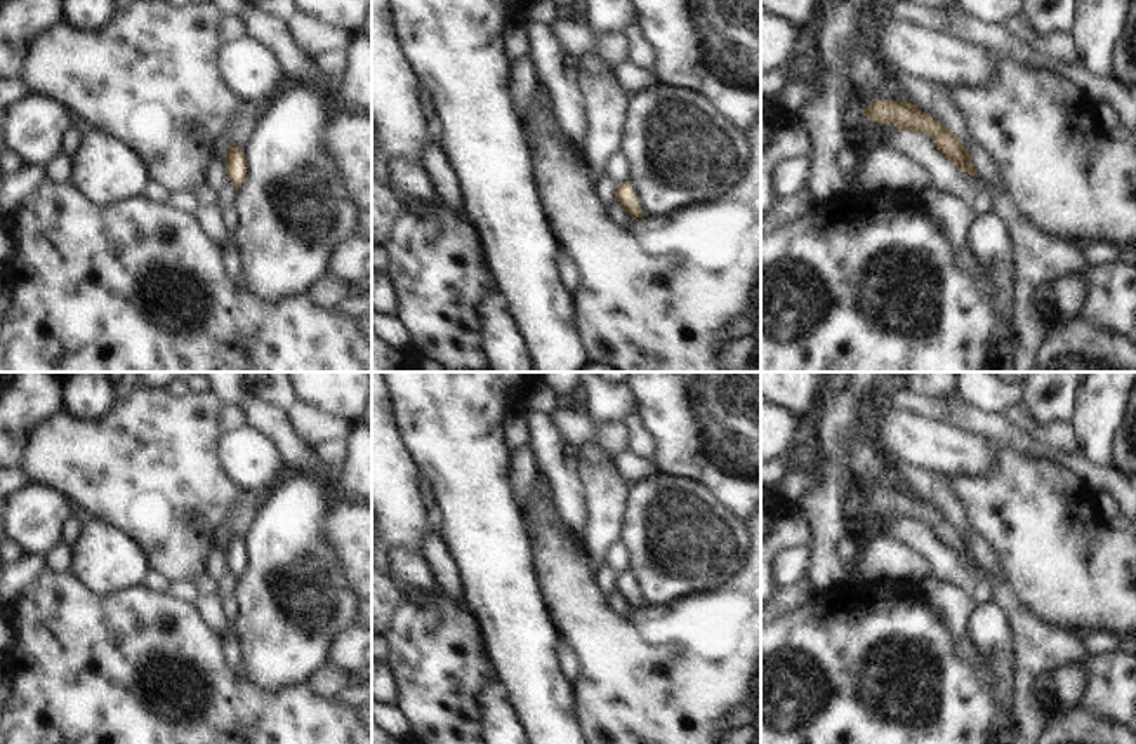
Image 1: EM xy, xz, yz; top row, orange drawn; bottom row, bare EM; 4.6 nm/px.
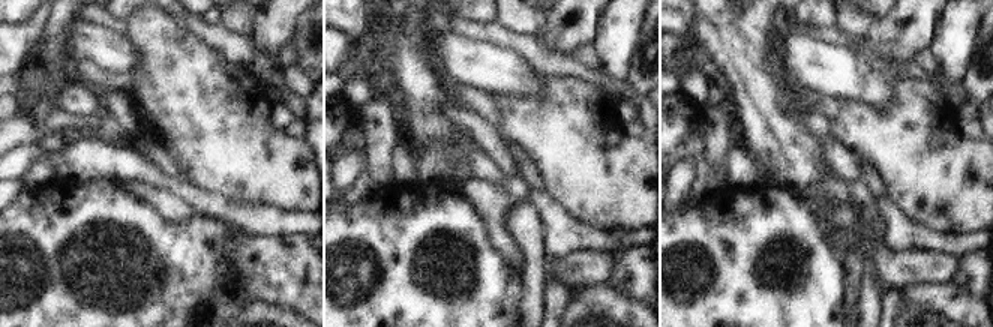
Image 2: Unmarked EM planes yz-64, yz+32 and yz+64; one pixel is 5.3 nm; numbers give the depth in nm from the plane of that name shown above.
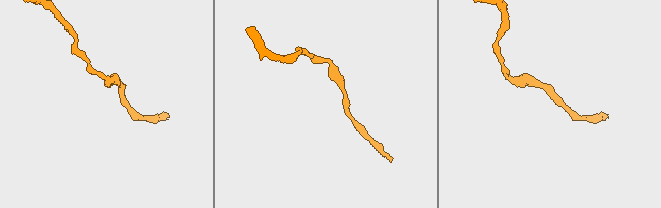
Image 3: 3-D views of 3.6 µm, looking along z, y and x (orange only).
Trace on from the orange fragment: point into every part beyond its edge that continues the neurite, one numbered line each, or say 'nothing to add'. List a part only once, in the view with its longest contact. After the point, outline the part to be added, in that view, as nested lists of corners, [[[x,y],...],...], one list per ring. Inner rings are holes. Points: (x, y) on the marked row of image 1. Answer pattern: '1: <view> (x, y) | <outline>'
nothing to add

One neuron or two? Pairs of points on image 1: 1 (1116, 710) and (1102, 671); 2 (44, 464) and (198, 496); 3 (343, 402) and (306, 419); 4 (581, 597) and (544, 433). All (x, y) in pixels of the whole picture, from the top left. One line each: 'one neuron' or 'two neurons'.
1: one neuron
2: one neuron
3: two neurons
4: two neurons

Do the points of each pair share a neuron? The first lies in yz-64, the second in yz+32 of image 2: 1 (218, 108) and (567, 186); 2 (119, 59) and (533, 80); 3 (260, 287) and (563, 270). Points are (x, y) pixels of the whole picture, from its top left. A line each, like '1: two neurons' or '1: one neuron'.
1: one neuron
2: one neuron
3: two neurons

